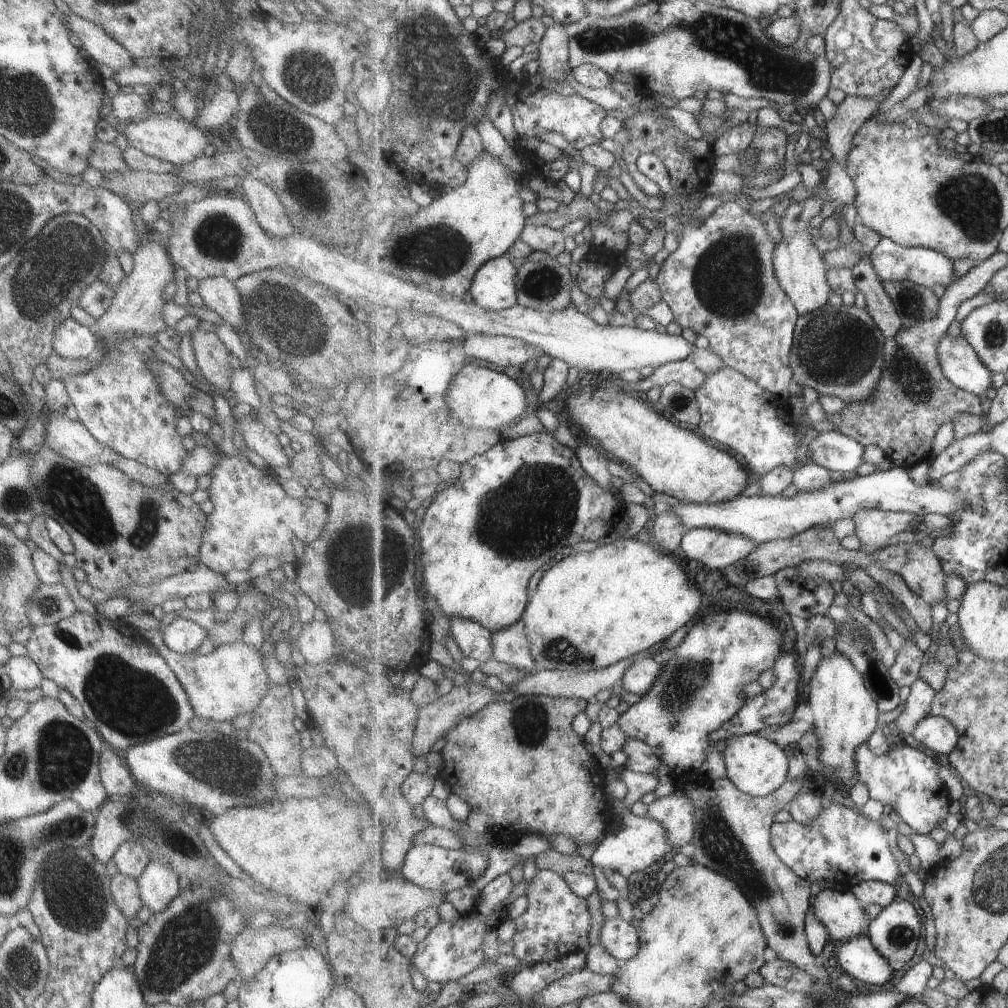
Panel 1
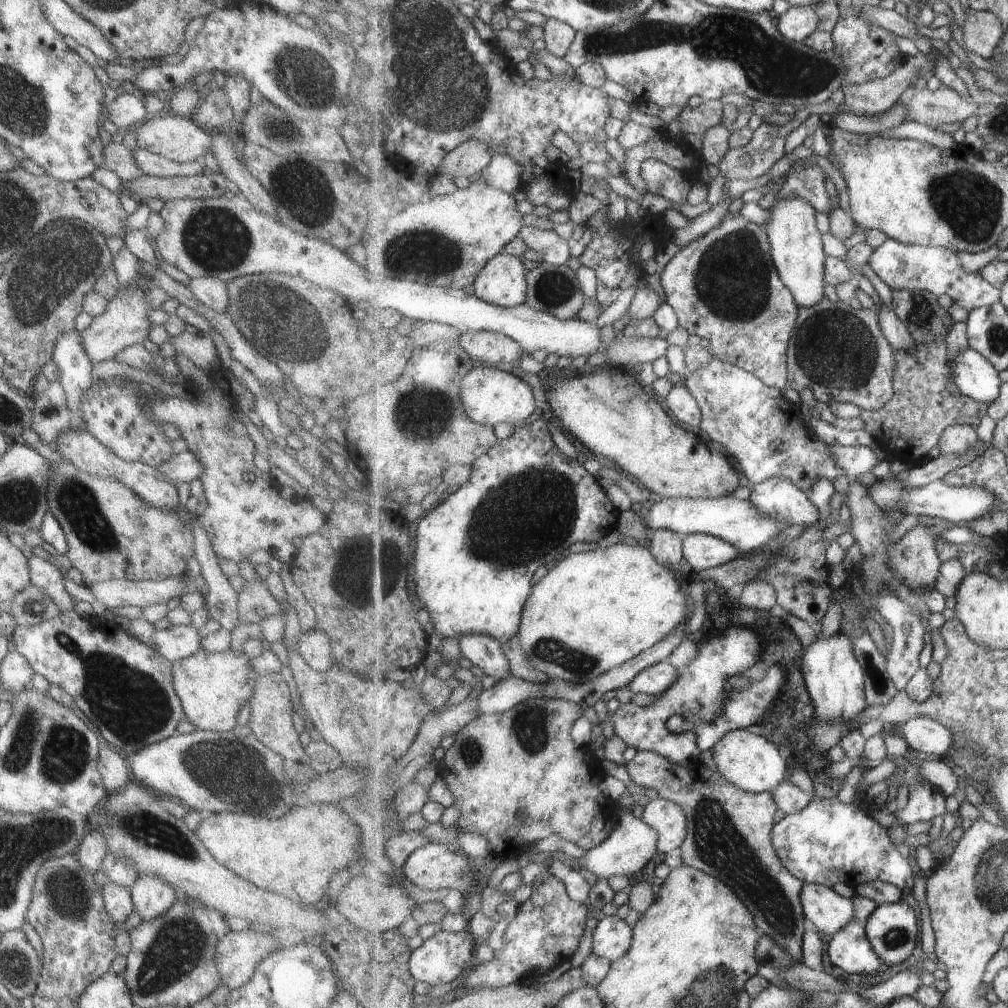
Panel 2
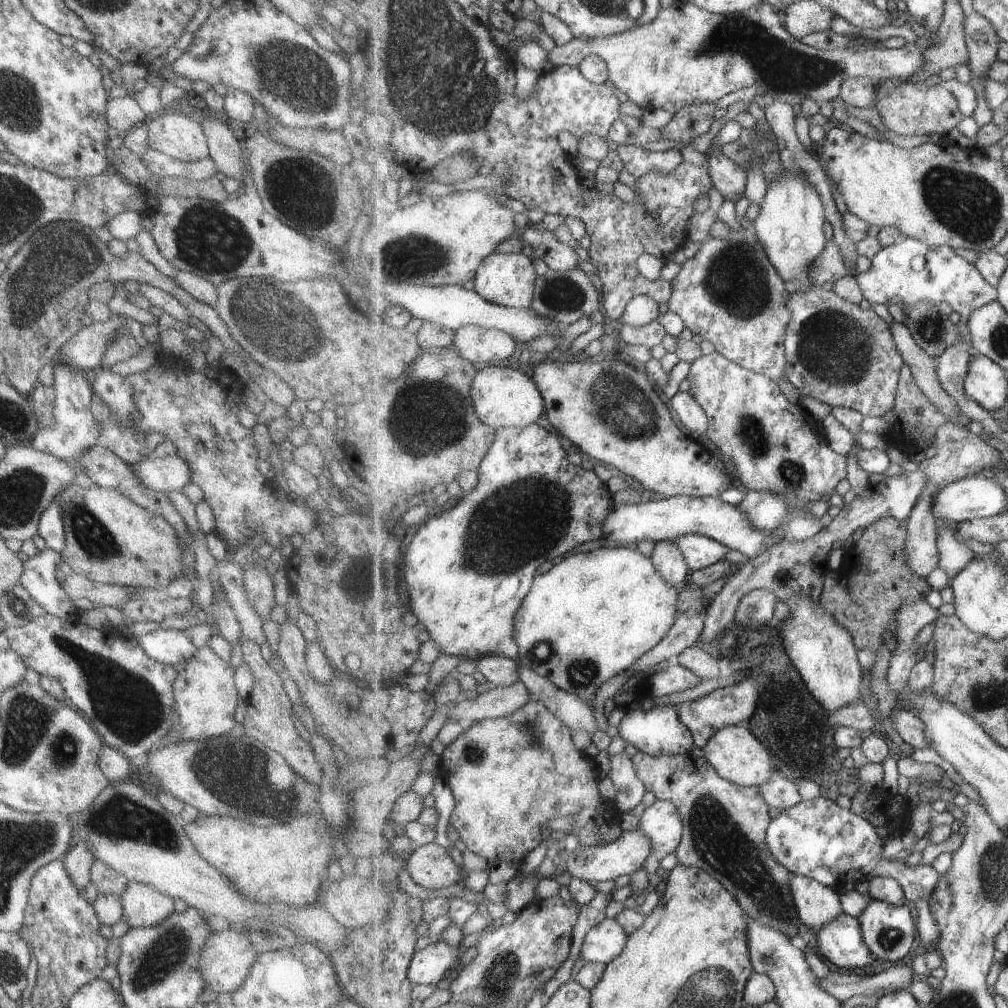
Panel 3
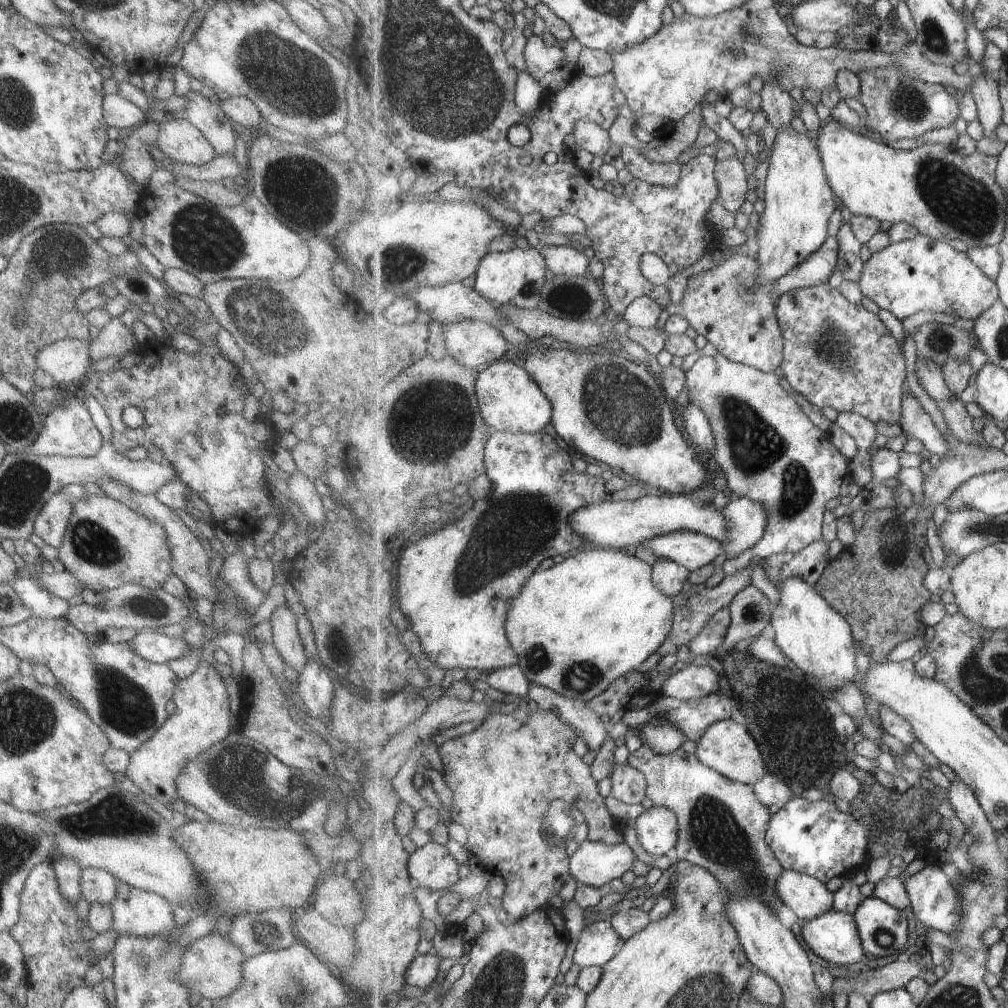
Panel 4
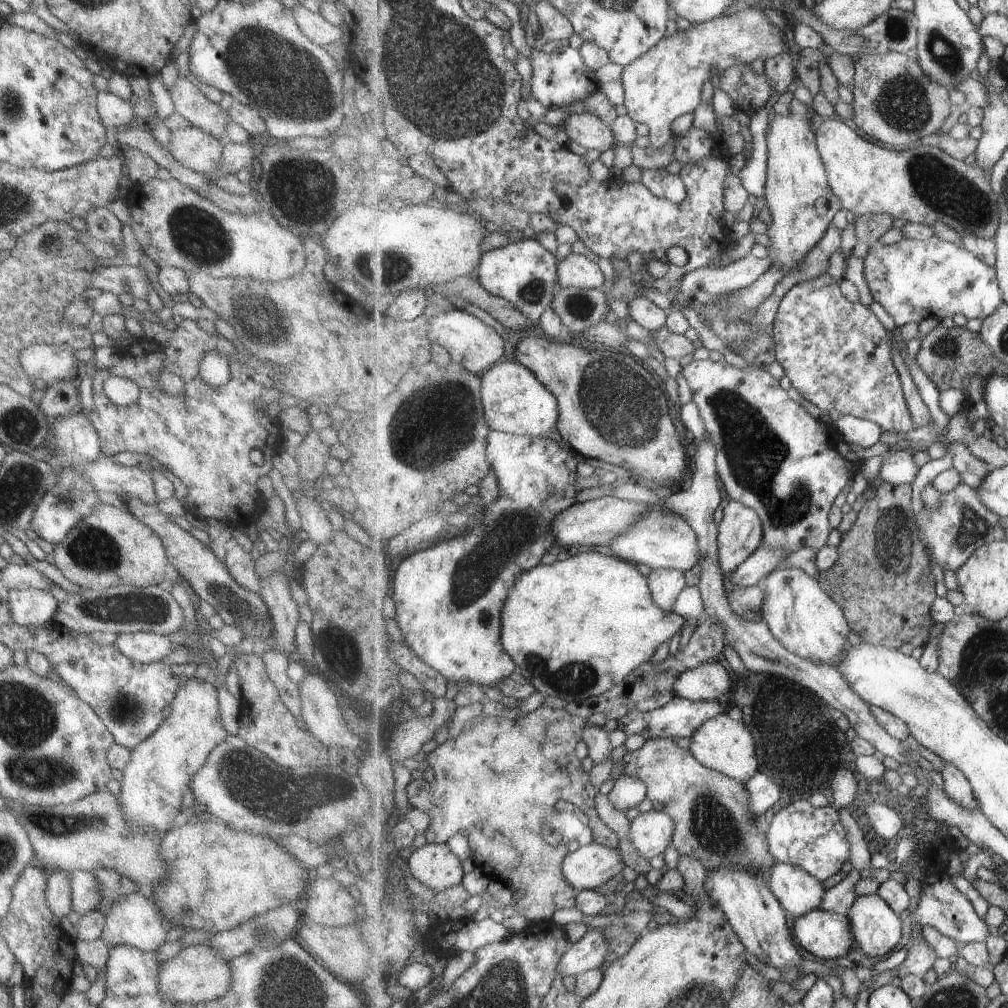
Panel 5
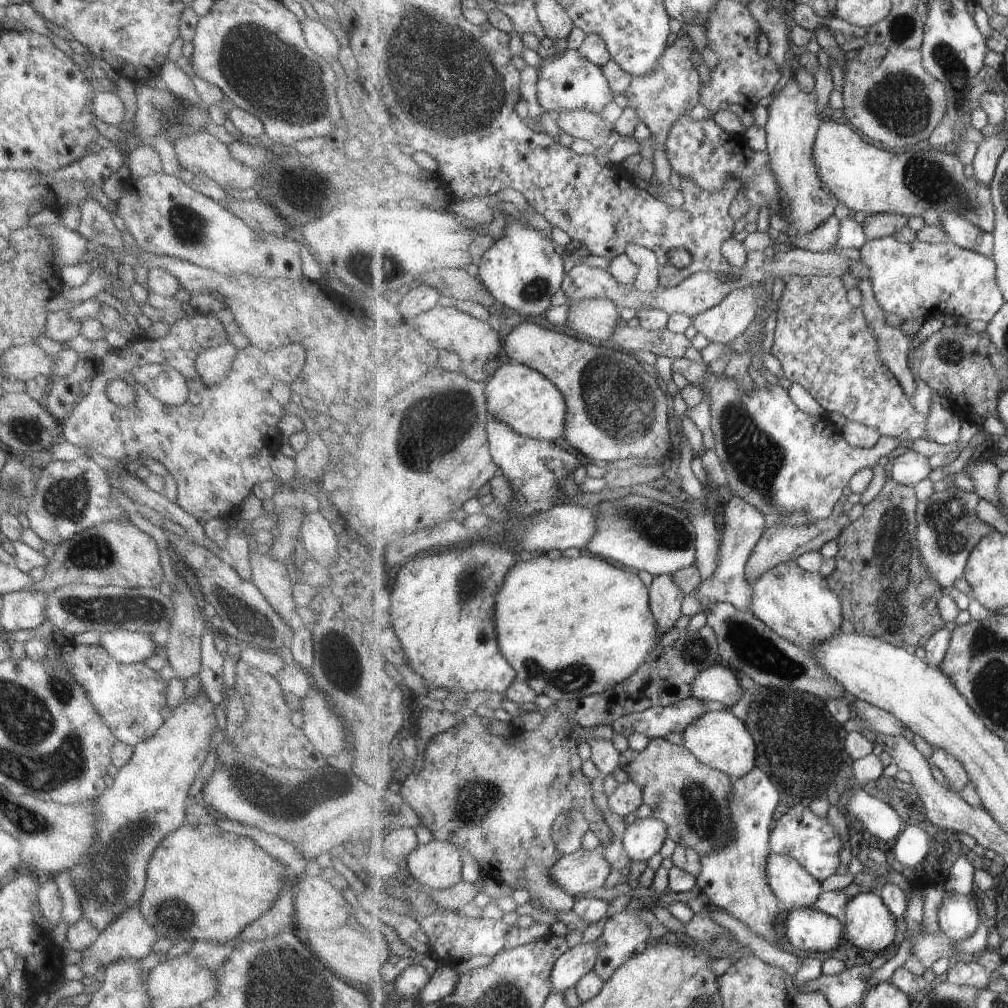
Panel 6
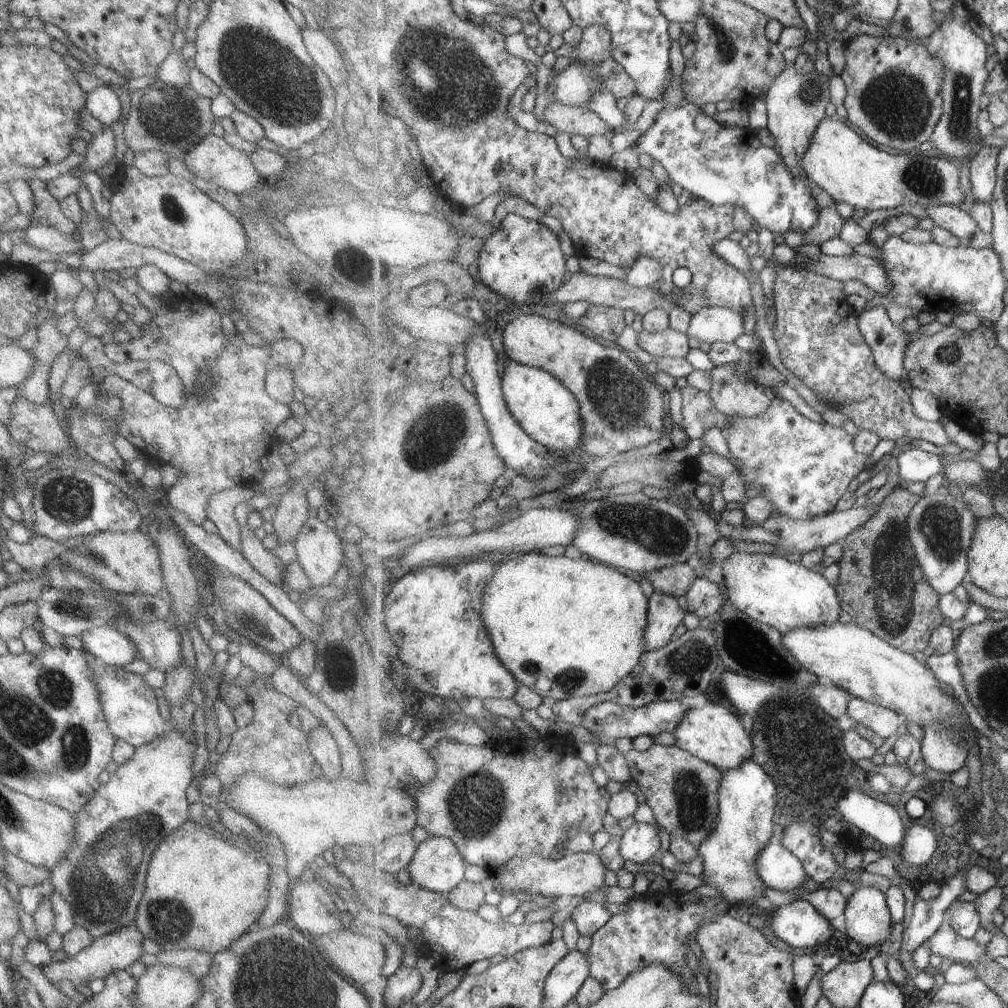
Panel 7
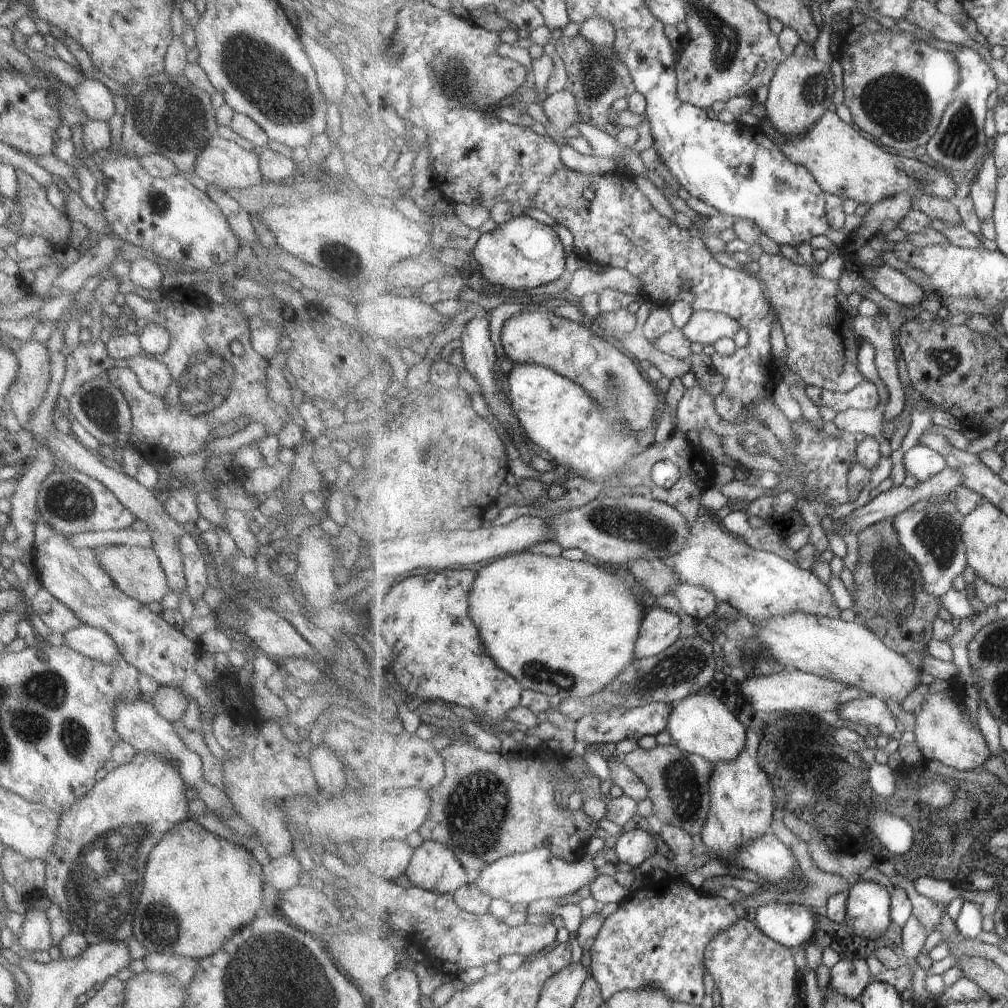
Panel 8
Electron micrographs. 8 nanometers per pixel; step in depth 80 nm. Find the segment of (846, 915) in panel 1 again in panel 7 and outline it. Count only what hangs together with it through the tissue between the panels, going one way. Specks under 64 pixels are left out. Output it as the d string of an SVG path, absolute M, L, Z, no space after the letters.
M771 839L765 850L758 858L758 869L767 887L789 892L789 894L802 895L805 899L805 880L807 871L804 862L797 858L790 850L787 850L780 840Z

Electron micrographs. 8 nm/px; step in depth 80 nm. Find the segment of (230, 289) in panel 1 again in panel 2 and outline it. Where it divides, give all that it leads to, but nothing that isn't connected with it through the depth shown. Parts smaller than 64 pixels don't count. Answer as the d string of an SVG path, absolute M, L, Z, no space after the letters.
M189 277L186 288L191 292L193 298L201 302L206 308L221 313L225 313L227 310L225 282L221 282L217 278Z

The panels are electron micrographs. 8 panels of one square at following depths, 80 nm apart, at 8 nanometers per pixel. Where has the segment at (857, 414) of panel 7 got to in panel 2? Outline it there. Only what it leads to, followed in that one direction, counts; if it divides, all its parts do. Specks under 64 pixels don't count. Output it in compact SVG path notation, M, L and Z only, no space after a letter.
M823 296L815 306L801 305L797 324L788 349L788 375L790 387L795 391L808 388L821 402L855 404L864 410L879 410L893 399L895 394L895 372L897 370L896 349L889 342L879 324L879 312L874 309L855 310L843 301L833 302Z

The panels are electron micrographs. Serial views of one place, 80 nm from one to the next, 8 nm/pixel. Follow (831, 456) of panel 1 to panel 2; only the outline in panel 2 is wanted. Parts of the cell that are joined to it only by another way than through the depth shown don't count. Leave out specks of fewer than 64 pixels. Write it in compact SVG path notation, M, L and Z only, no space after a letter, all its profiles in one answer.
M830 442L829 454L837 460L837 464L847 472L847 476L865 474L879 464L877 454L865 446L839 446Z

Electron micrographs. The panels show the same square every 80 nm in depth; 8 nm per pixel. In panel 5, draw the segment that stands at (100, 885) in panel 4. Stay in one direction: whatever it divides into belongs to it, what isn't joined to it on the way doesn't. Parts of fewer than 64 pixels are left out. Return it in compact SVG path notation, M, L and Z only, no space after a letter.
M91 871L68 872L70 886L70 910L82 915L84 912L95 909L102 901L100 884Z

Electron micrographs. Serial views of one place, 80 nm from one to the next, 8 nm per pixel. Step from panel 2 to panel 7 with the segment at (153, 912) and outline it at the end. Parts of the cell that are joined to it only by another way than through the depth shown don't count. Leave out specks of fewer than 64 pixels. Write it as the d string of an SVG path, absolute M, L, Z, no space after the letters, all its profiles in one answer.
M133 920L128 925L93 939L89 946L77 951L67 960L63 962L49 961L46 965L41 966L40 970L51 984L57 980L69 980L74 986L86 984L95 978L103 979L105 975L114 970L125 969L138 960L144 953L141 949L141 942L143 942L142 934L137 930Z

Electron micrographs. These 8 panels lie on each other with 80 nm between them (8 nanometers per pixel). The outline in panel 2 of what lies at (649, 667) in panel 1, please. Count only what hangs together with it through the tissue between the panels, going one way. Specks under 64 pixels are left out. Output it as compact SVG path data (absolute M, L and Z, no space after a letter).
M667 661L661 664L655 664L647 670L643 670L633 682L630 683L630 690L634 694L647 694L659 696L661 692L669 690L673 682L677 682L679 668L669 664Z

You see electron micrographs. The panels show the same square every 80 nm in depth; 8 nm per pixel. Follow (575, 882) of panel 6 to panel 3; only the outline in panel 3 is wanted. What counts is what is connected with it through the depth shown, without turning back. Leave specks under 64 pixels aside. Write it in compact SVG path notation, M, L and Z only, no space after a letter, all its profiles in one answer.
M638 826L633 832L622 832L622 837L619 840L606 846L579 844L573 852L564 855L564 860L565 867L572 877L581 878L581 880L587 880L594 884L595 882L615 881L623 875L632 876L637 870L644 868L652 851L651 840L647 840L645 832Z

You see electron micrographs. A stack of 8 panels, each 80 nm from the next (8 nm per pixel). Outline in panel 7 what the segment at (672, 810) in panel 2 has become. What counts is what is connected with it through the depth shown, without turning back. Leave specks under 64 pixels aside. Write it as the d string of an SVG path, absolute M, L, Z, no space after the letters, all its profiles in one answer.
M634 822L620 838L620 854L637 864L650 862L661 848L661 830L657 825Z

